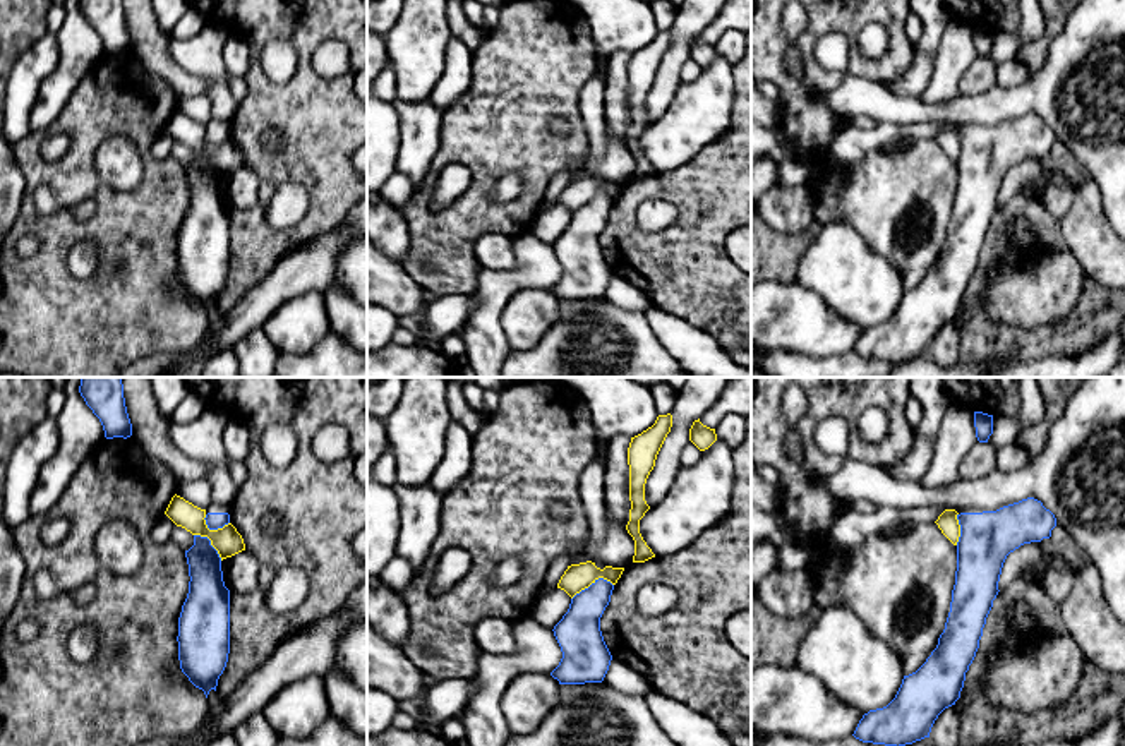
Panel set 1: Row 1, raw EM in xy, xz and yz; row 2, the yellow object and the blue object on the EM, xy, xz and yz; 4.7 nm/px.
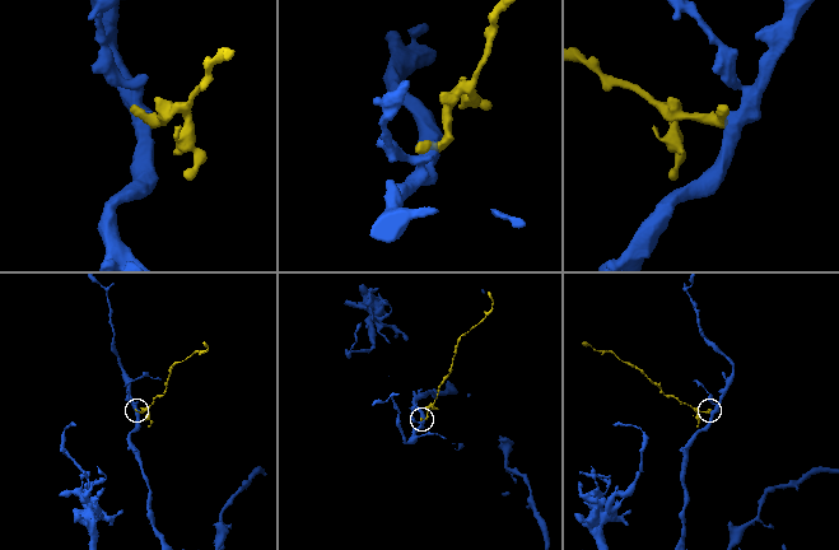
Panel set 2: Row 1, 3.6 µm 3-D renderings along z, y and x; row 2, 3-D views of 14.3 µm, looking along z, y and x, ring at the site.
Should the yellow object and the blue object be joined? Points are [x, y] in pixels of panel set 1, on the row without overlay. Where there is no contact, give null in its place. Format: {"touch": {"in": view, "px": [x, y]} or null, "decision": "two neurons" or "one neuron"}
{"touch": {"in": "xz", "px": [592, 198]}, "decision": "two neurons"}

